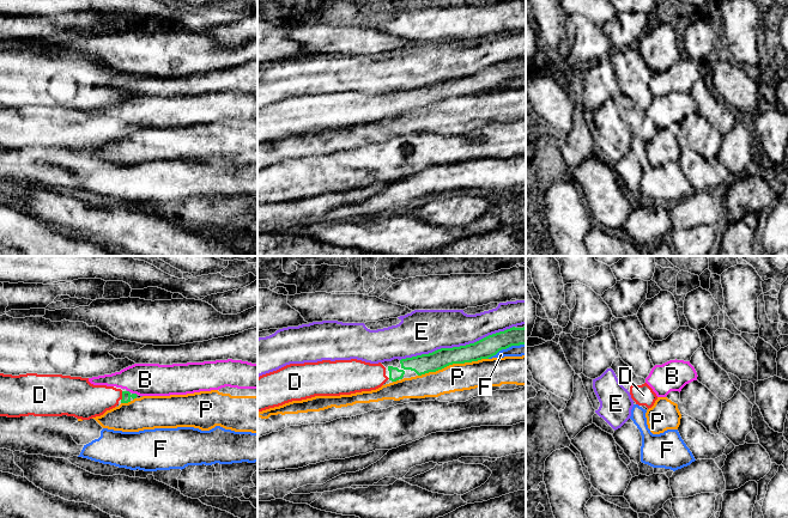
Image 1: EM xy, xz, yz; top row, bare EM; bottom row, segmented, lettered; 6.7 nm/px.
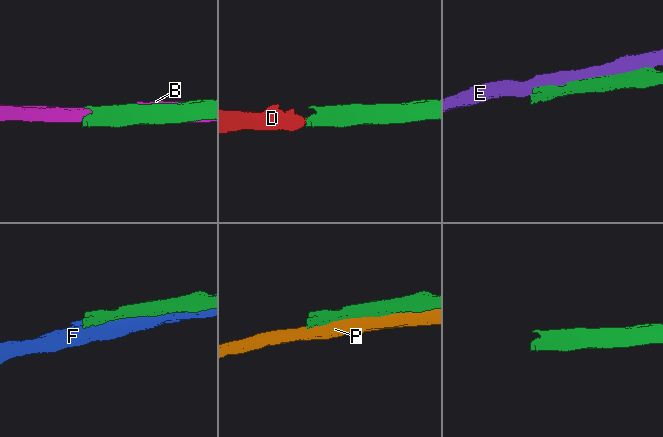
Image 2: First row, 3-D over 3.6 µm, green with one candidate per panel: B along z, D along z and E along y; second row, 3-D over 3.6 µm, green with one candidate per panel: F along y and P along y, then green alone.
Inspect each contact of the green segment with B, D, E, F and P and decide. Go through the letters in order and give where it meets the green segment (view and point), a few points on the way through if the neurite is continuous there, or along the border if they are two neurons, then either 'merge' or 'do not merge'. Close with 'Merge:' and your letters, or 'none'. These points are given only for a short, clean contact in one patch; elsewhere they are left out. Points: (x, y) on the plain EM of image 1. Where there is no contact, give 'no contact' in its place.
B: contact xy (134, 126); do not merge
D: contact xy (122, 128); way xy (126, 127), (122, 128), (86, 133); merge
E: contact xz (456, 79); do not merge
F: contact xz (505, 80); do not merge
P: contact xz (453, 95); do not merge
Merge: D

